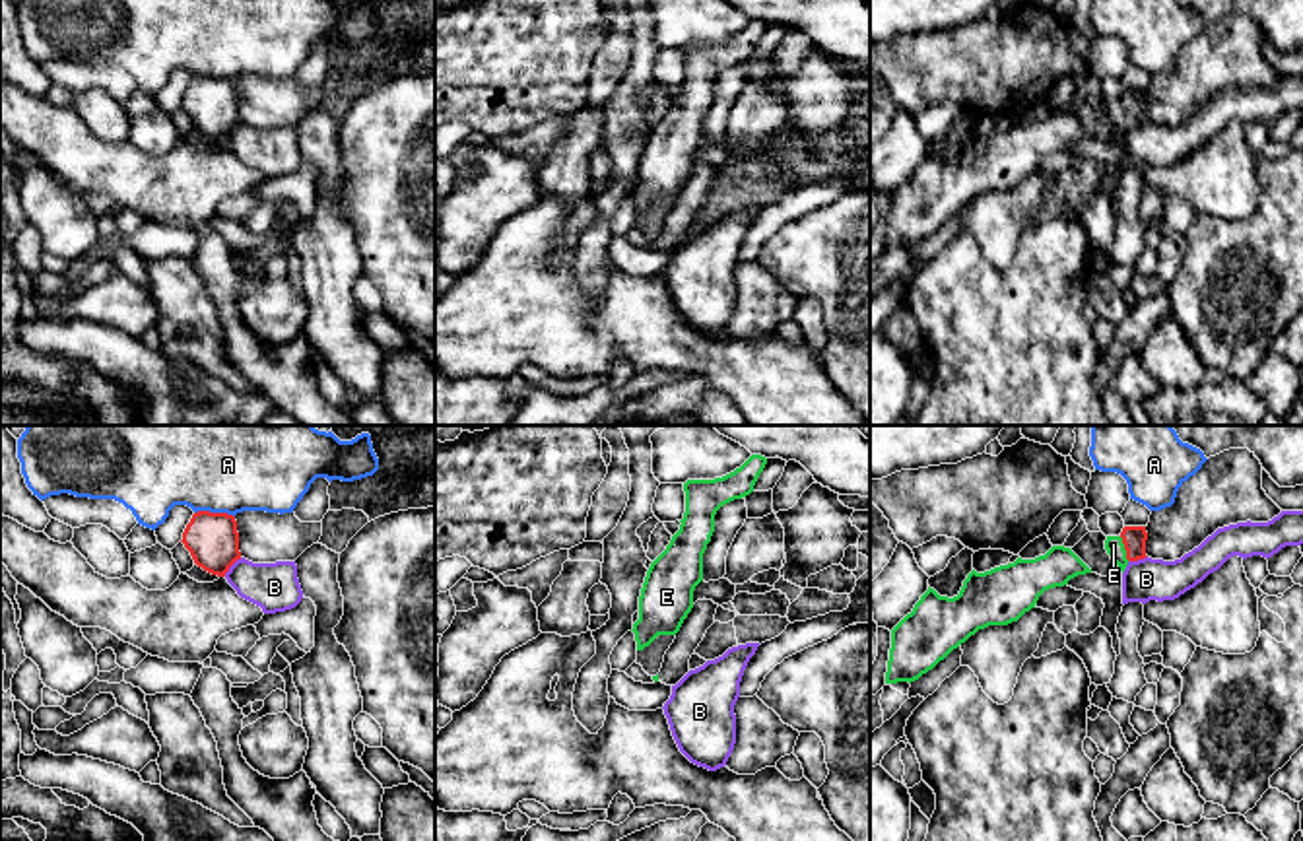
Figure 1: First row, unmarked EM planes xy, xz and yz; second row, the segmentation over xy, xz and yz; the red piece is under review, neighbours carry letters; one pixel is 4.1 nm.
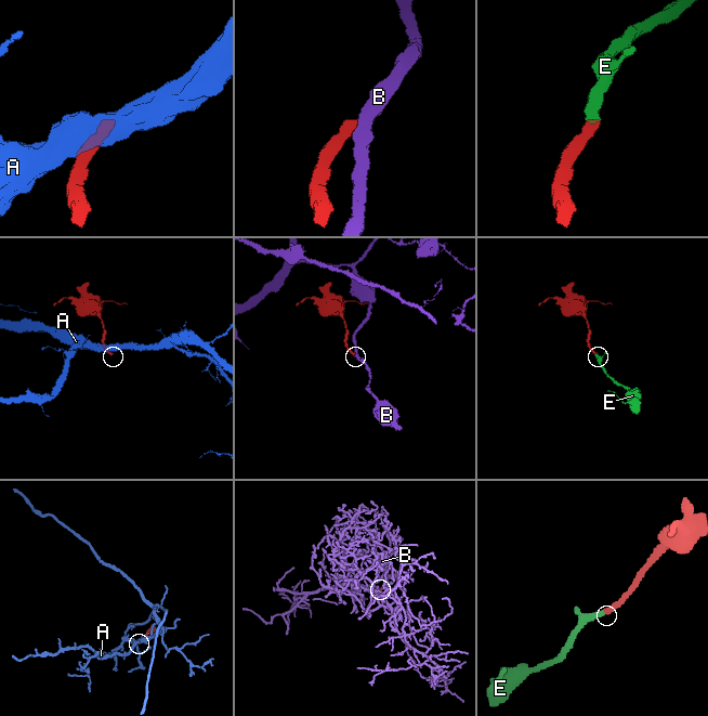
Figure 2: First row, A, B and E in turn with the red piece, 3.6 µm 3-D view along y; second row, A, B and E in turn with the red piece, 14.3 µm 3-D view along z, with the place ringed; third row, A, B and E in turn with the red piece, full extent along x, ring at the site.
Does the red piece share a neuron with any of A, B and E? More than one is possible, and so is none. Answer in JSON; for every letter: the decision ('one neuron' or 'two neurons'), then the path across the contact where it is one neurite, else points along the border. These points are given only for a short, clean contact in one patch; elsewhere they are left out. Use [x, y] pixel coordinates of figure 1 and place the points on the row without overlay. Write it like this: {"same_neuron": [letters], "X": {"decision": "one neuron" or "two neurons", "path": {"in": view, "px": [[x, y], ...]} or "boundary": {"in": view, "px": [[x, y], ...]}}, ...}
{"same_neuron": ["E"], "A": {"decision": "two neurons"}, "B": {"decision": "two neurons", "boundary": {"in": "xy", "px": [[241, 123], [224, 140]]}}, "E": {"decision": "one neuron", "path": {"in": "yz", "px": [[1135, 103], [1125, 113], [1113, 109]]}}}

